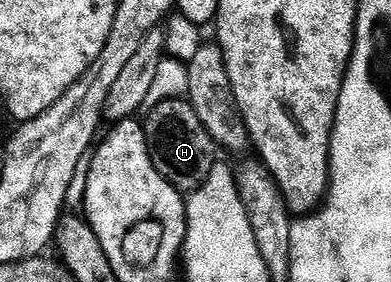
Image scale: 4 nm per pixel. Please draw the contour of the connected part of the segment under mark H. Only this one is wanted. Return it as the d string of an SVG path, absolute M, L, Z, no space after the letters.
M188 98L165 100L144 120L145 140L149 143L149 156L155 169L172 187L182 193L192 193L202 187L218 158L219 147L199 121Z

